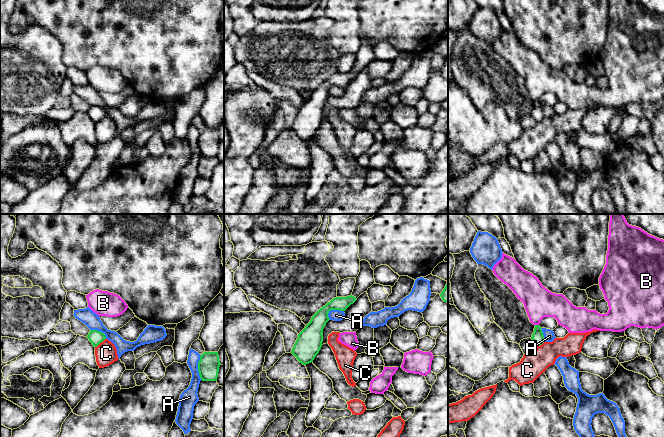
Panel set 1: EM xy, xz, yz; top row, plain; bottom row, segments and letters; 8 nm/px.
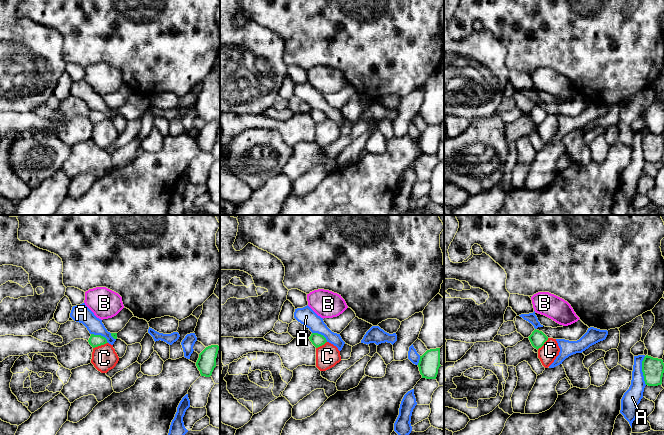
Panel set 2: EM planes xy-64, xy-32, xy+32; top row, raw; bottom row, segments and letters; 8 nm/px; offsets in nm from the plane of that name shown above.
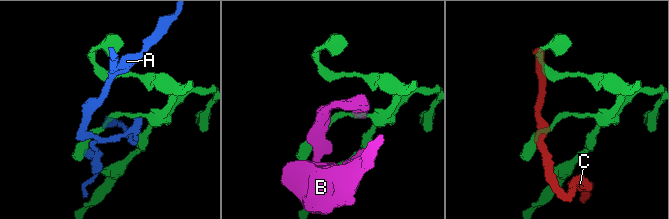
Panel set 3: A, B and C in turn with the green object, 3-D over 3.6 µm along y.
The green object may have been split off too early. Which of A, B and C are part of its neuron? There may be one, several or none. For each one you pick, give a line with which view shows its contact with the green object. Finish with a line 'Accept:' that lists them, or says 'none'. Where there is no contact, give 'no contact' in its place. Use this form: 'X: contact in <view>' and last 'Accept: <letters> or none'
Accept: none

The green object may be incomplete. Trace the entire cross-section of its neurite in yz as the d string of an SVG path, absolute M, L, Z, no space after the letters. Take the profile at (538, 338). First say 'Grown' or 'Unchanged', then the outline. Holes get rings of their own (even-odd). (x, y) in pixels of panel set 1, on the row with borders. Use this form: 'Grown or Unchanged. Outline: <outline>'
Unchanged. Outline: M535 325L531 339L533 340L536 346L540 346L545 342L542 329L539 325Z

